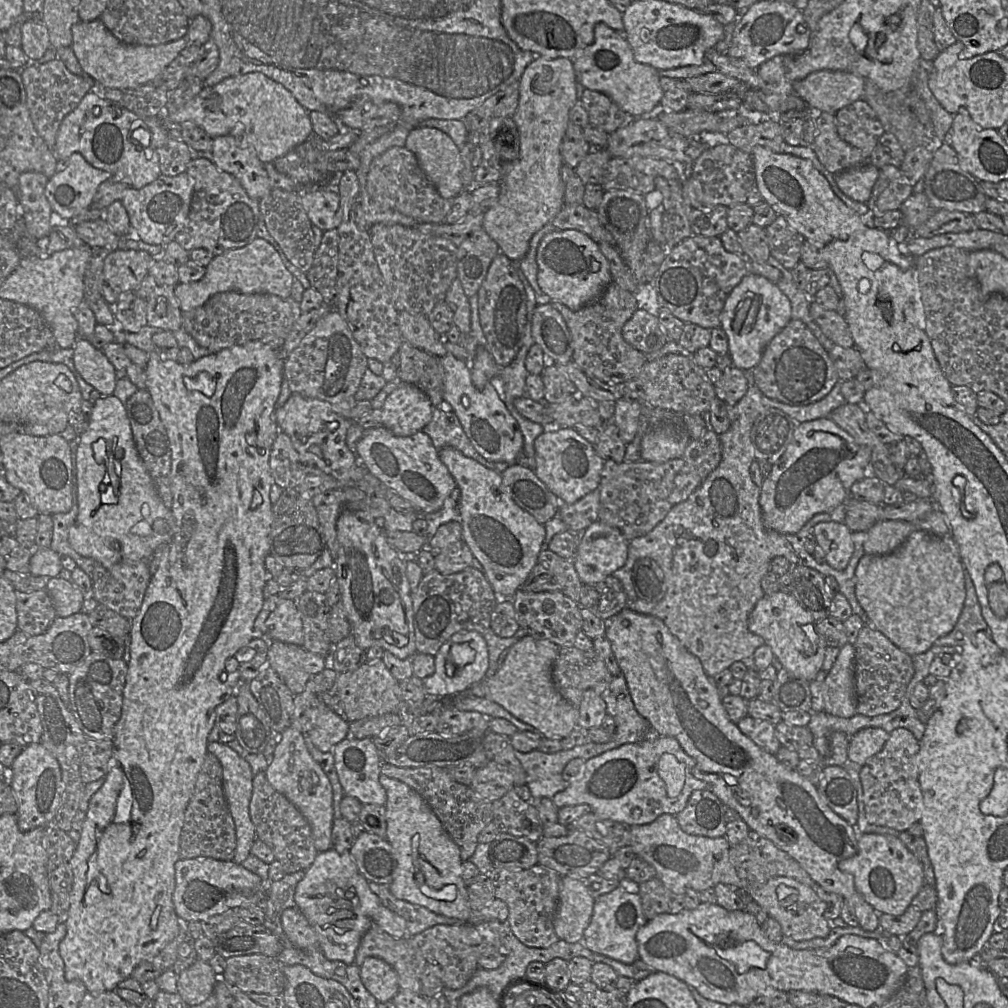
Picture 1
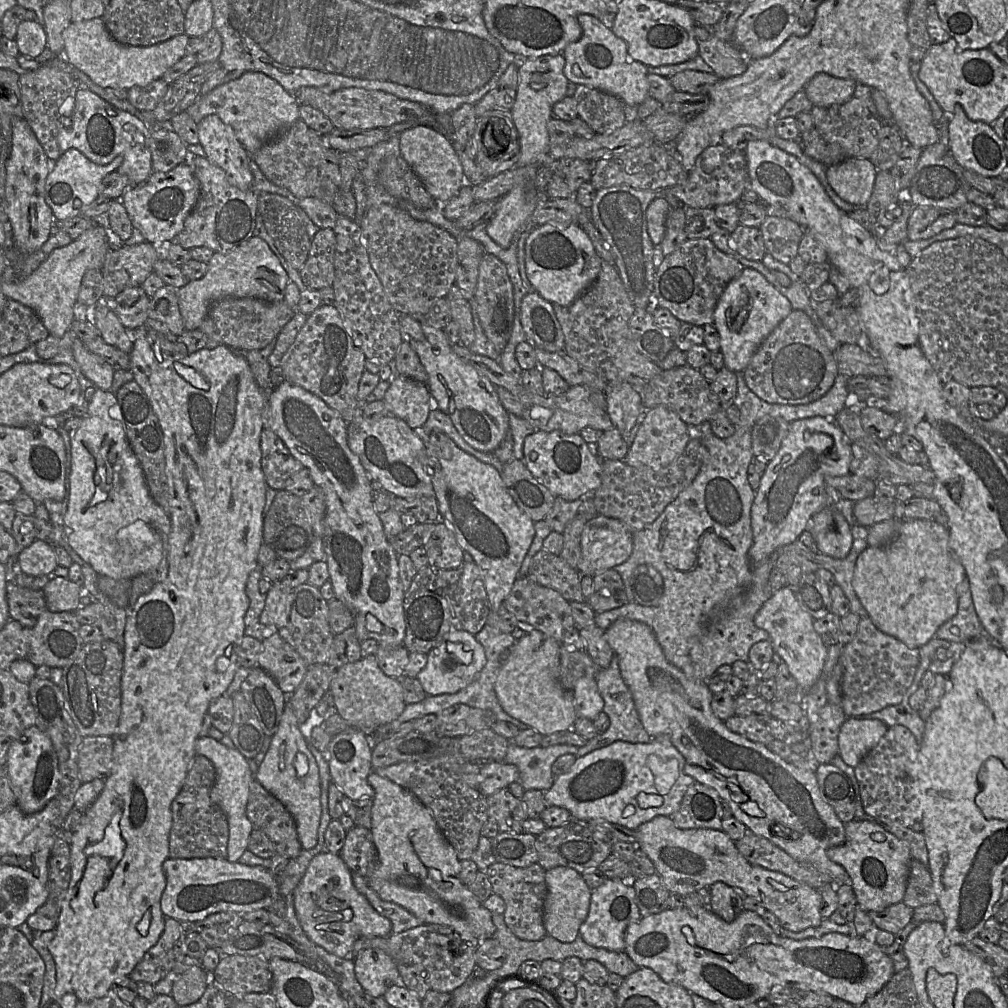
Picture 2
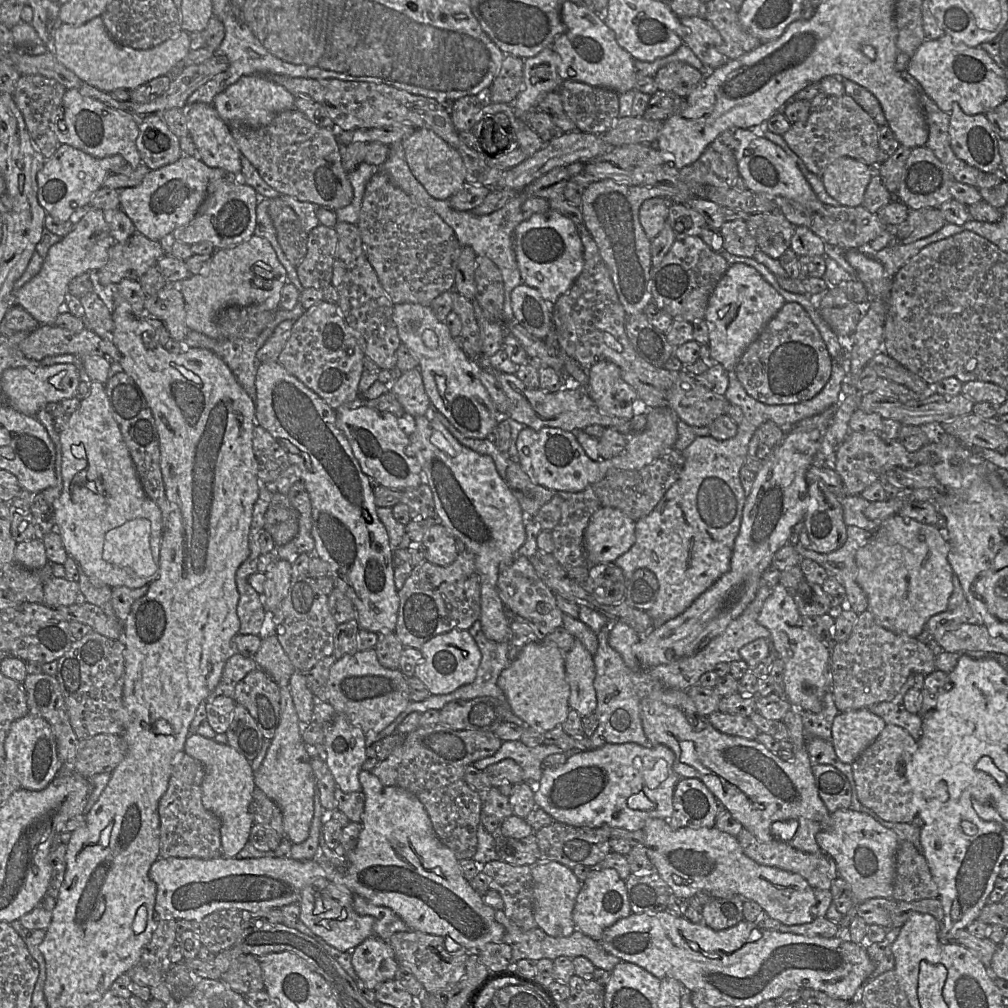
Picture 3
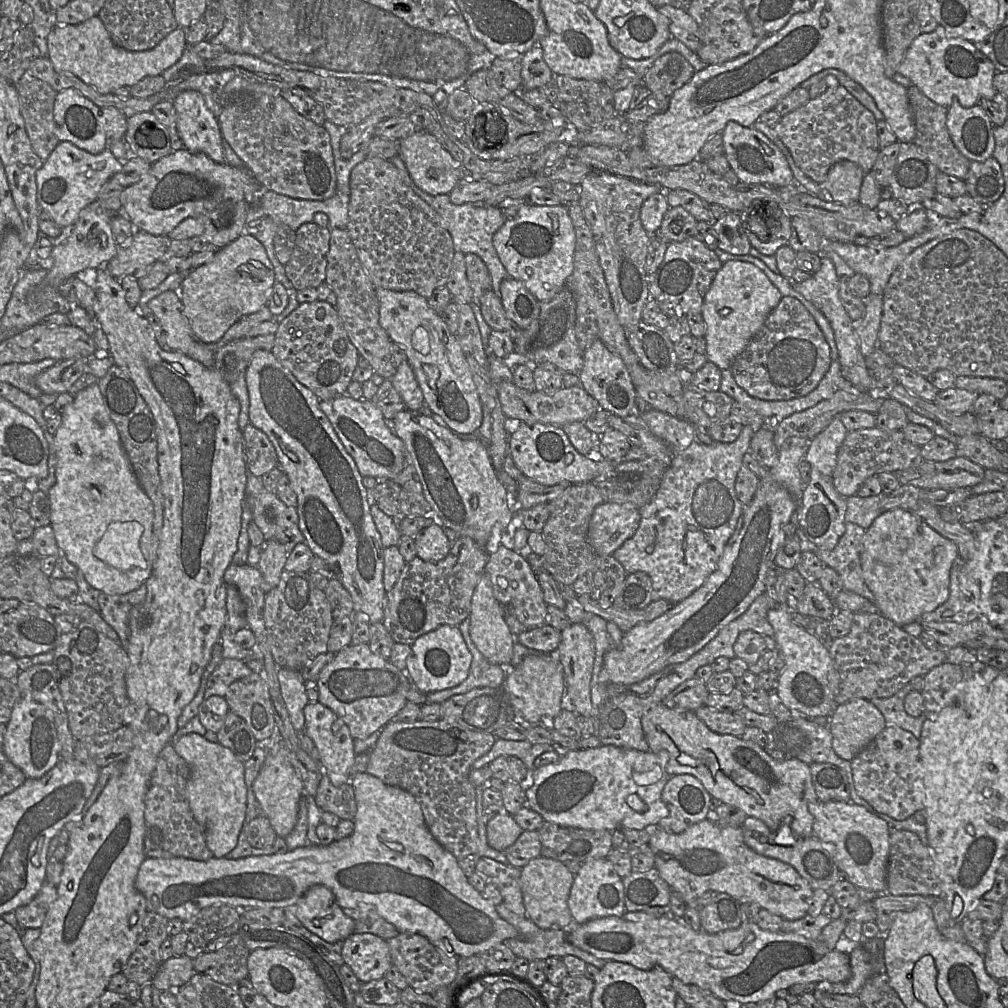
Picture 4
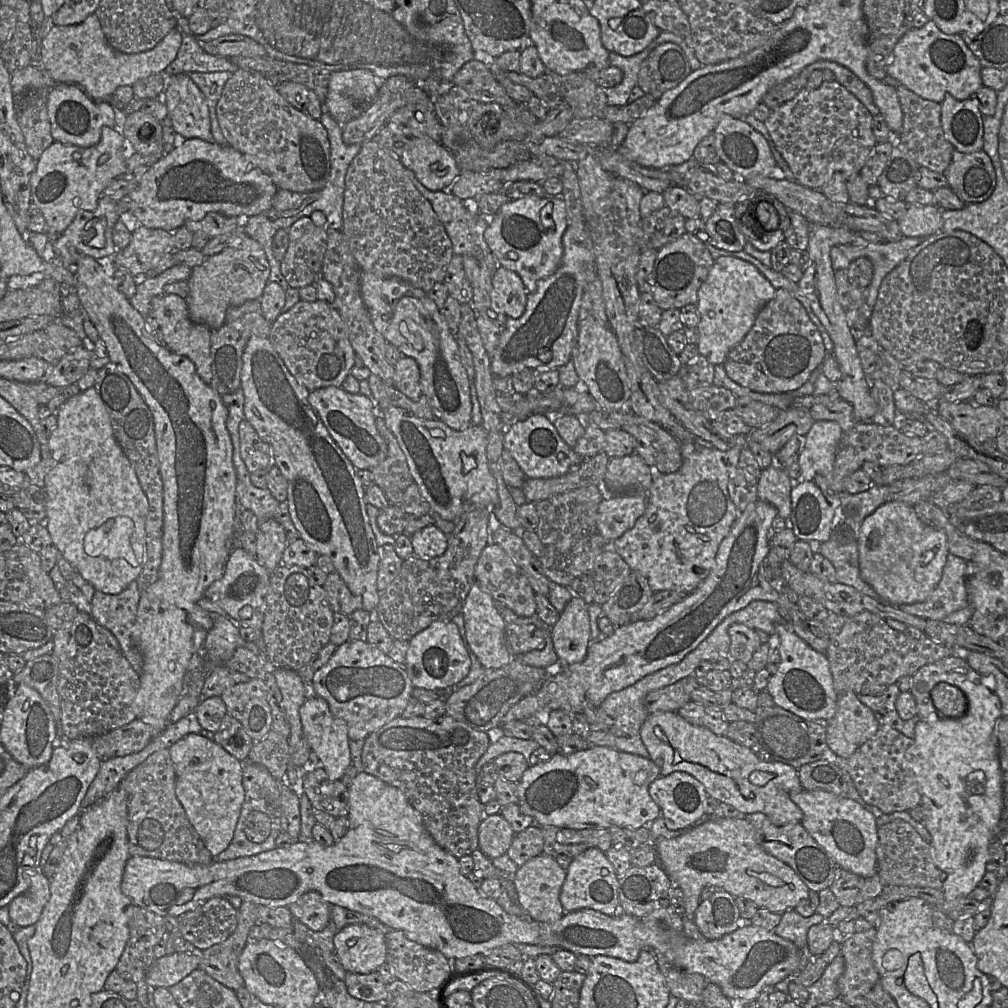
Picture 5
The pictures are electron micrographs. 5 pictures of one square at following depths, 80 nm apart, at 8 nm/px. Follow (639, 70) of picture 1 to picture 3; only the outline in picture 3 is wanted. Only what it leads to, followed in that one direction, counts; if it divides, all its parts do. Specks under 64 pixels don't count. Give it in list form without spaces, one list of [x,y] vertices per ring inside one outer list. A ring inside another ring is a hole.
[[[565,1],[560,16],[565,31],[554,40],[551,48],[560,56],[558,73],[562,80],[608,88],[618,94],[635,89],[637,69],[634,58],[618,44],[615,33],[600,14],[587,5]]]

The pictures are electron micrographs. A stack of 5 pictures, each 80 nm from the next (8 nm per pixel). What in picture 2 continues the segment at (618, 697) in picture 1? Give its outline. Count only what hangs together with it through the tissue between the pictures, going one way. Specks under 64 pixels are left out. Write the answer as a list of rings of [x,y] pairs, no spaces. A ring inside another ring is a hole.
[[[616,656],[612,659],[608,668],[599,670],[596,675],[596,682],[599,692],[604,700],[603,712],[608,715],[610,725],[607,730],[589,739],[586,747],[583,746],[583,749],[579,751],[579,754],[576,754],[575,756],[577,758],[581,757],[580,754],[591,752],[599,746],[608,746],[616,741],[624,741],[629,743],[649,743],[653,738],[645,730],[640,720],[632,694],[621,676],[619,663]]]

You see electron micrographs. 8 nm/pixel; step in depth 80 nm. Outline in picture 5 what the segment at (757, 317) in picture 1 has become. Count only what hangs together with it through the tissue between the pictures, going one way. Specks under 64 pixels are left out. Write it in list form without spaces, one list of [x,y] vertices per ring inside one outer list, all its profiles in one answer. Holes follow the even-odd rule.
[[[721,256],[715,259],[706,280],[698,290],[699,354],[713,365],[723,365],[729,351],[743,340],[758,313],[775,296],[776,288],[758,268],[740,258]]]

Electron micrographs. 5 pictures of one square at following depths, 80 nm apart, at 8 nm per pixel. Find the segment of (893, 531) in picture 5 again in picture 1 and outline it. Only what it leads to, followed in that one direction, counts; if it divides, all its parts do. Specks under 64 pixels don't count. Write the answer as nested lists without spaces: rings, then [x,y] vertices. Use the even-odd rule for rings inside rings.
[[[915,531],[890,554],[865,553],[857,565],[855,575],[856,598],[872,627],[911,656],[926,652],[937,639],[954,629],[966,598],[964,565],[951,534],[938,537],[926,531]]]

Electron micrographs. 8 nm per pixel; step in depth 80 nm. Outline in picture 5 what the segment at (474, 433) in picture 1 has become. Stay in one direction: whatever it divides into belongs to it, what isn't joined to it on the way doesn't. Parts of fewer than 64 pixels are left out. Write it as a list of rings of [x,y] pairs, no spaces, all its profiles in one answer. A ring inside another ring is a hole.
[[[362,272],[360,290],[375,328],[384,336],[387,343],[394,345],[405,356],[413,358],[418,363],[422,394],[427,397],[436,418],[454,430],[466,429],[471,425],[472,411],[469,378],[460,360],[455,333],[450,329],[440,308],[426,292],[397,277],[381,278],[373,273]]]

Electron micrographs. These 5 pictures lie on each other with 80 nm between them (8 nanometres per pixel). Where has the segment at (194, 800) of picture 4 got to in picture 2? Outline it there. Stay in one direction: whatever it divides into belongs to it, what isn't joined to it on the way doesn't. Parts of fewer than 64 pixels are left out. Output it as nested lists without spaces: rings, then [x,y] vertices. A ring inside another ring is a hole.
[[[199,736],[195,741],[196,755],[209,759],[216,769],[216,780],[210,790],[210,798],[226,815],[229,826],[227,860],[239,862],[248,848],[248,841],[253,825],[246,815],[249,791],[253,781],[253,773],[247,759],[236,749],[228,748],[210,736]]]

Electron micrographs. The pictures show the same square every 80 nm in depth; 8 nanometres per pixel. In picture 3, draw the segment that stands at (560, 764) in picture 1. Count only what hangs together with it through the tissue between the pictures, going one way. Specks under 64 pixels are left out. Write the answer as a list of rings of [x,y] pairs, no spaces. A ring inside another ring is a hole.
[[[520,740],[515,741],[503,741],[501,747],[499,750],[492,756],[479,759],[475,761],[473,764],[474,767],[476,767],[479,770],[484,770],[486,767],[488,767],[491,764],[495,764],[503,759],[509,758],[513,759],[516,763],[518,763],[524,772],[524,781],[531,785],[537,785],[538,782],[541,779],[542,773],[543,773],[543,764],[542,761],[550,754],[555,753],[565,753],[570,754],[571,752],[565,752],[561,748],[555,745],[547,745],[542,744],[536,747],[529,747],[523,744]]]

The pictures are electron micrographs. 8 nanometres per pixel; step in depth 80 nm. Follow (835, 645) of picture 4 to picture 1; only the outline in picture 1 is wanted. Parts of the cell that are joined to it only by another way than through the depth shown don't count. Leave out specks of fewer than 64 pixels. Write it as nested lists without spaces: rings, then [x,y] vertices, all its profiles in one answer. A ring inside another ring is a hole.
[[[871,624],[862,627],[853,646],[855,648],[857,713],[872,717],[896,710],[901,705],[914,675],[912,656],[893,644]]]

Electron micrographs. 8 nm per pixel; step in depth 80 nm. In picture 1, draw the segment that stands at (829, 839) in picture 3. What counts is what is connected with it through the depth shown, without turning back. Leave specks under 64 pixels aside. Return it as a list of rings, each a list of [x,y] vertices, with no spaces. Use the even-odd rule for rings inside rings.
[[[857,833],[857,842],[857,853],[853,857],[840,861],[839,869],[853,875],[857,892],[877,912],[891,915],[903,914],[925,884],[924,871],[920,861],[900,839],[890,834]]]

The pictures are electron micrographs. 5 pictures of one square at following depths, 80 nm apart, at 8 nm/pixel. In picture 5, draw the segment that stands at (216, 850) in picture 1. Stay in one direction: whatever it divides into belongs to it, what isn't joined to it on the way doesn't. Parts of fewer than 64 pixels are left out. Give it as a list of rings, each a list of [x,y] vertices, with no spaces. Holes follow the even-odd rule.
[[[169,749],[151,754],[126,775],[119,787],[127,795],[127,835],[131,856],[151,857],[186,865],[209,865],[214,861],[177,799],[176,773]]]

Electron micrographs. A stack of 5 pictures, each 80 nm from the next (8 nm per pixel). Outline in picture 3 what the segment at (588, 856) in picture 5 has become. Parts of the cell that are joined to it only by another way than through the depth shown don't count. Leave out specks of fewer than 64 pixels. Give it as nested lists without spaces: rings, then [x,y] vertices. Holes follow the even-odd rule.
[[[612,868],[593,869],[582,882],[573,909],[575,929],[584,935],[599,941],[604,931],[618,920],[628,917],[632,913],[625,880]]]

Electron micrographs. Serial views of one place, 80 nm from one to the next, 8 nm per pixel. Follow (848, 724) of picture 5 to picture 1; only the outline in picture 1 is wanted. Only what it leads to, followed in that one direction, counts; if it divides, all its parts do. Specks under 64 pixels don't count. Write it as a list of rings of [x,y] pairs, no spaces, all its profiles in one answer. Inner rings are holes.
[[[867,727],[855,733],[849,741],[848,759],[859,765],[882,750],[890,733],[882,728]]]

